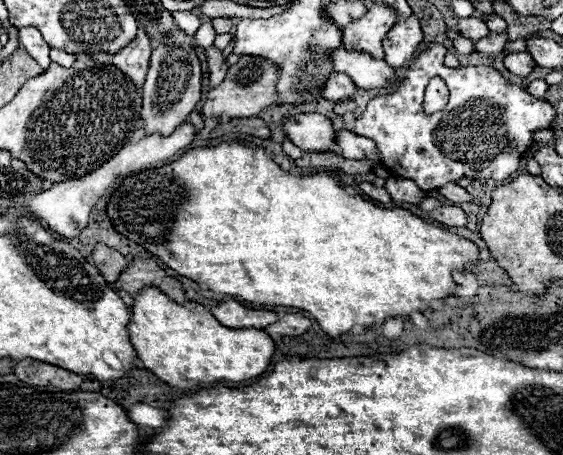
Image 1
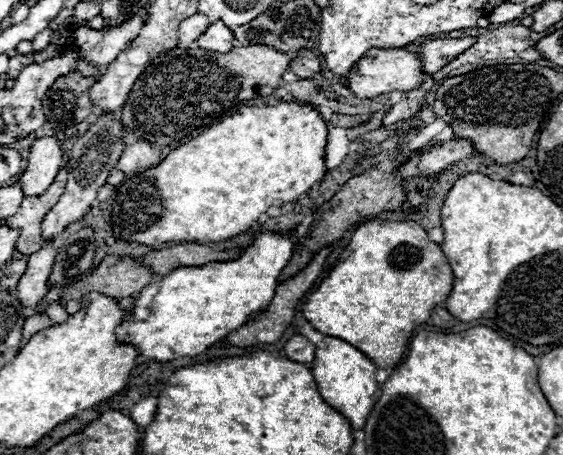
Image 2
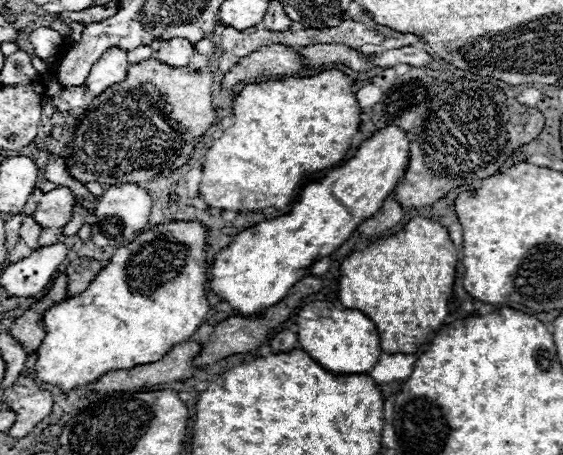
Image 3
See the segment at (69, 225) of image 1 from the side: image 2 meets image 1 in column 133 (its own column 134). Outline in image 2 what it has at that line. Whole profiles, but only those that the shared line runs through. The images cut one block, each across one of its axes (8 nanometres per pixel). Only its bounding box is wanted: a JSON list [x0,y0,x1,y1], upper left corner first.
[116,140,160,176]

